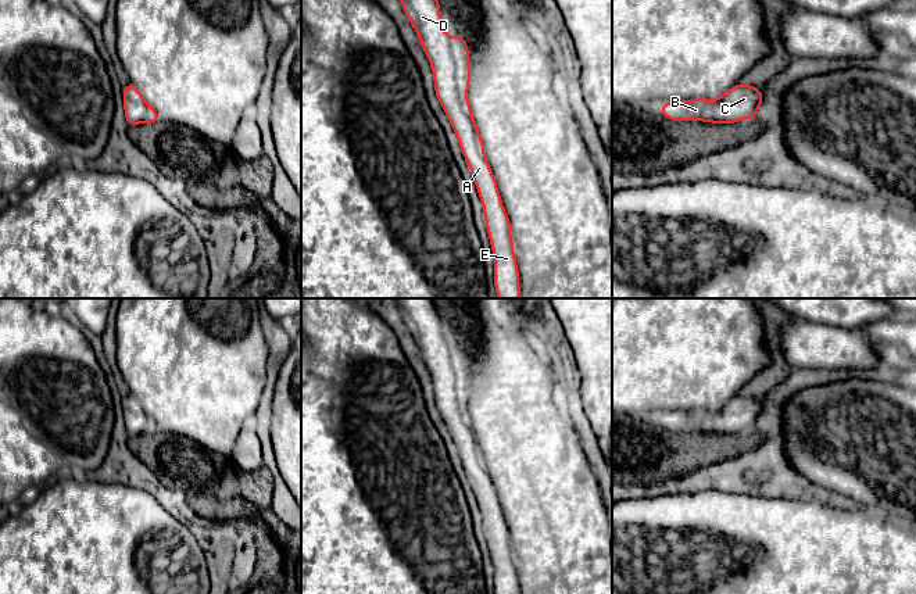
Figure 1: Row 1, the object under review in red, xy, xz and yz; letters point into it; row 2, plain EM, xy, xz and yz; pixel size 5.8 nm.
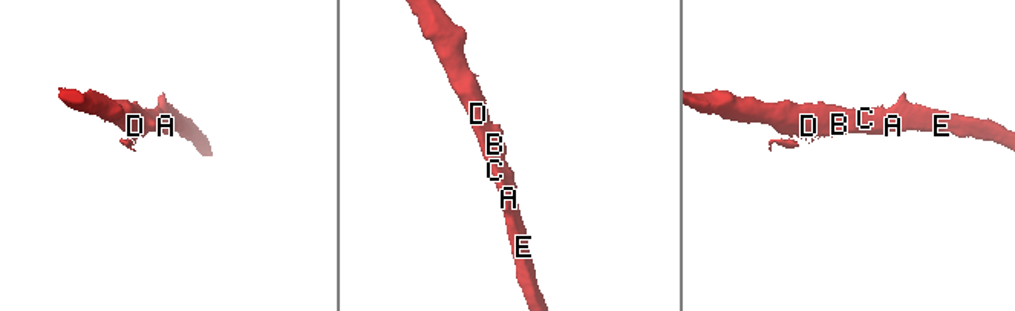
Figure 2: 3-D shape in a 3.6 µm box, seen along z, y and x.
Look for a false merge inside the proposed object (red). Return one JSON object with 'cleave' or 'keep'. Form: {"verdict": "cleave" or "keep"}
{"verdict": "keep"}

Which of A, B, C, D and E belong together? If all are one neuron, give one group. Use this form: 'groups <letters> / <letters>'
groups A B C D E

